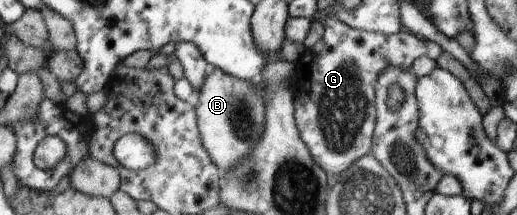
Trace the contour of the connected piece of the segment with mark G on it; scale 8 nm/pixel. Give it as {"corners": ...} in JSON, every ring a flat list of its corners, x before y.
{"corners":[[332,16,321,18,321,22,323,24,322,37,320,37,320,39,318,39,310,48,306,49,301,57,293,64,293,120,297,126,298,135,305,142,314,163,317,163,318,167,321,167,322,171,325,171,327,176,331,176,342,174,346,169,352,166,357,159,365,156,366,153,370,151,370,141,373,141,372,129,374,129,374,107,372,107,372,103,375,102,375,84,378,83,379,76,390,66,400,68,405,72,411,71,410,65,416,57,426,55,435,61,442,50,438,44,421,36,416,36,413,32,409,32,403,28,393,33,367,32,351,28,348,23,336,20]]}

